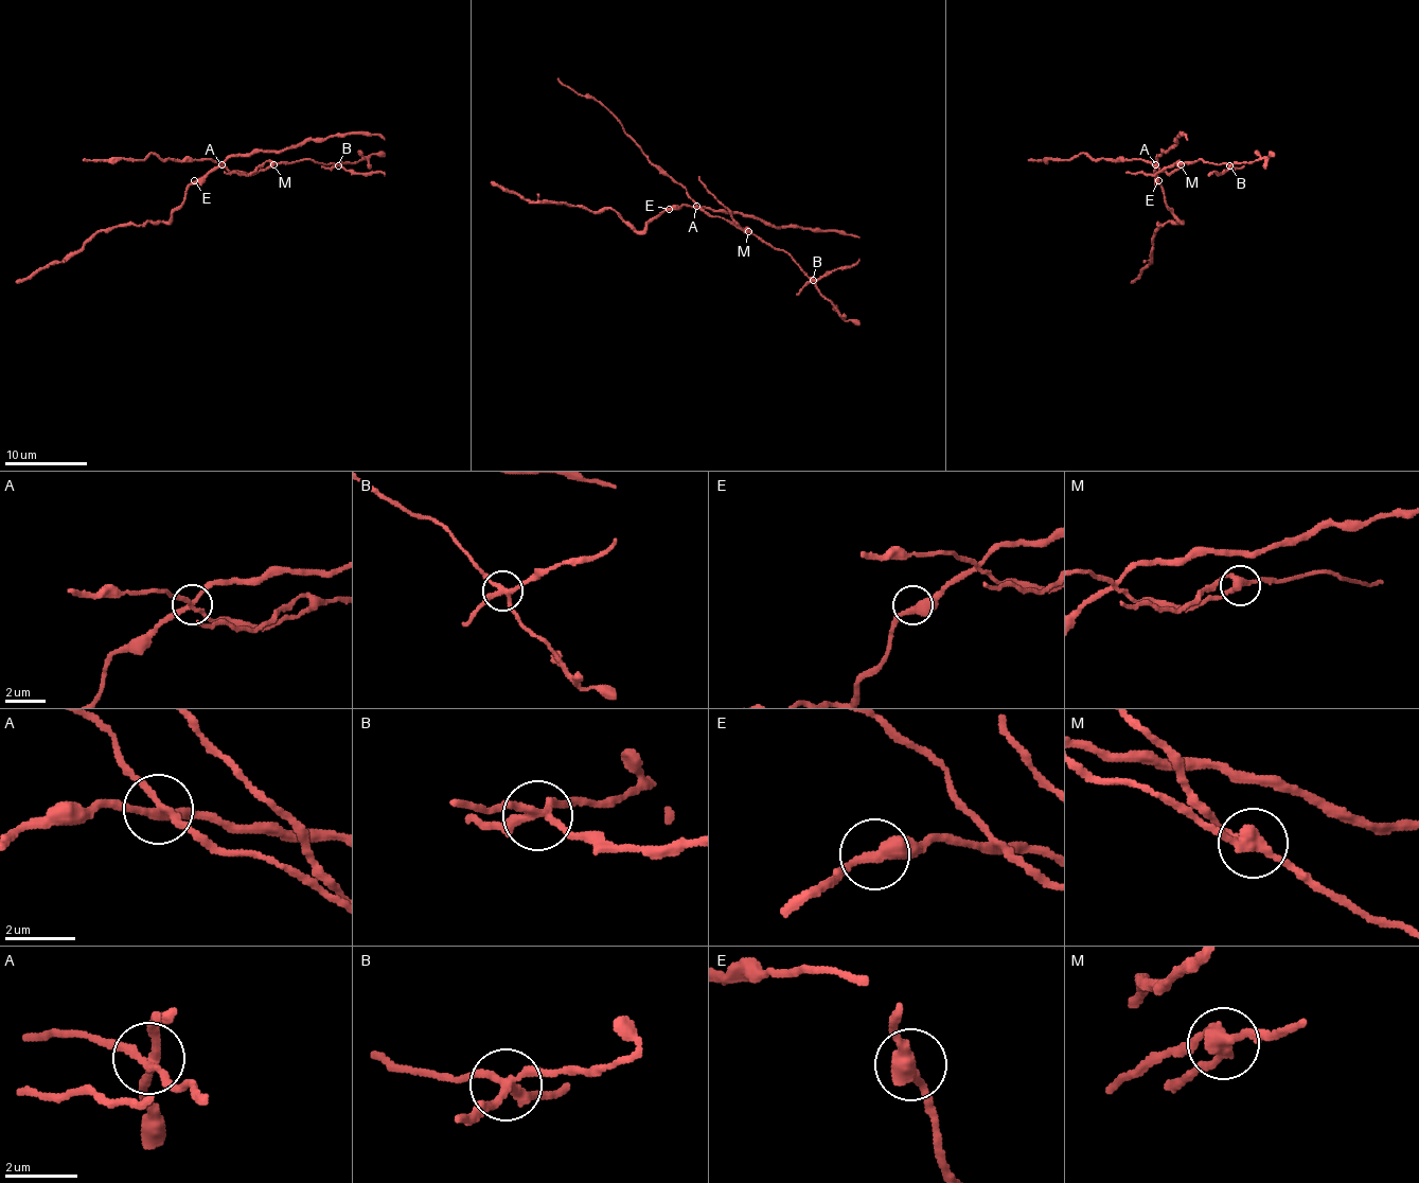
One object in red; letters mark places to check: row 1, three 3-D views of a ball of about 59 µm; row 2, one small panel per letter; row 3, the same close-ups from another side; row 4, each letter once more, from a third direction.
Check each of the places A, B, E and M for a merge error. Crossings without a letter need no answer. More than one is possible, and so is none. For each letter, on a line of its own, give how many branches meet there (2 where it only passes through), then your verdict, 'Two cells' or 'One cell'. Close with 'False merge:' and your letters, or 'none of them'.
A: Branches: 4. One cell
B: Branches: 4. Two cells
E: Branches: 2. One cell
M: Branches: 3. Two cells
False merge: B, M

